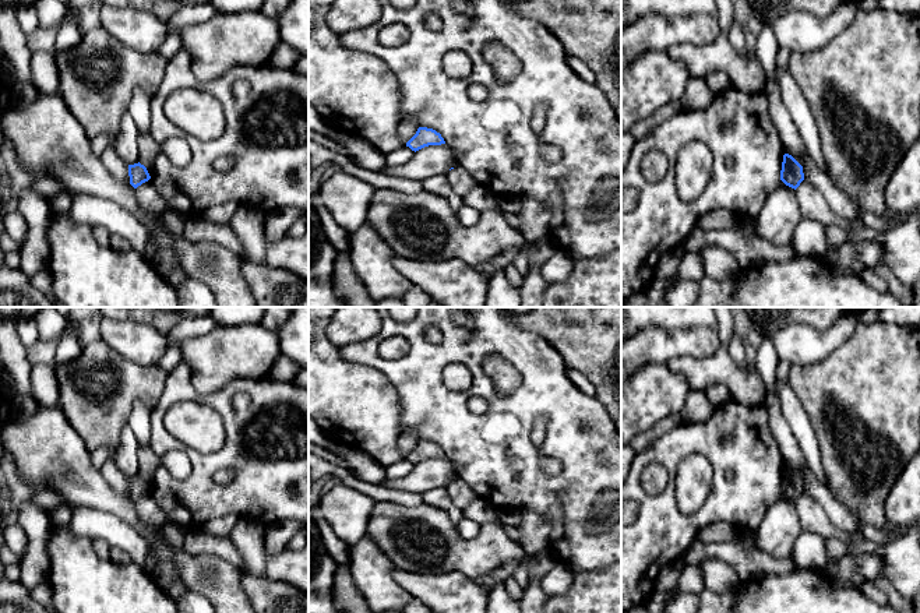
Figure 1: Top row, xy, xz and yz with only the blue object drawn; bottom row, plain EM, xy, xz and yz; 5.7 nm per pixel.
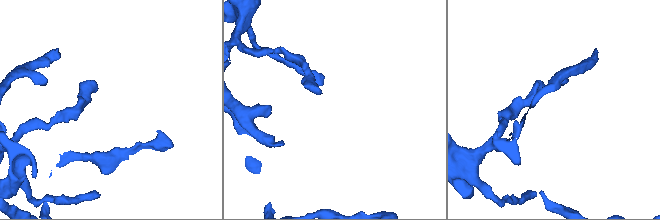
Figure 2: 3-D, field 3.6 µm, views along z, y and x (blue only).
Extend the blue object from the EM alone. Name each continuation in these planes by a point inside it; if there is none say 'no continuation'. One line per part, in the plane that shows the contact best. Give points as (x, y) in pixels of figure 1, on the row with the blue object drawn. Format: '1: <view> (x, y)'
no continuation

